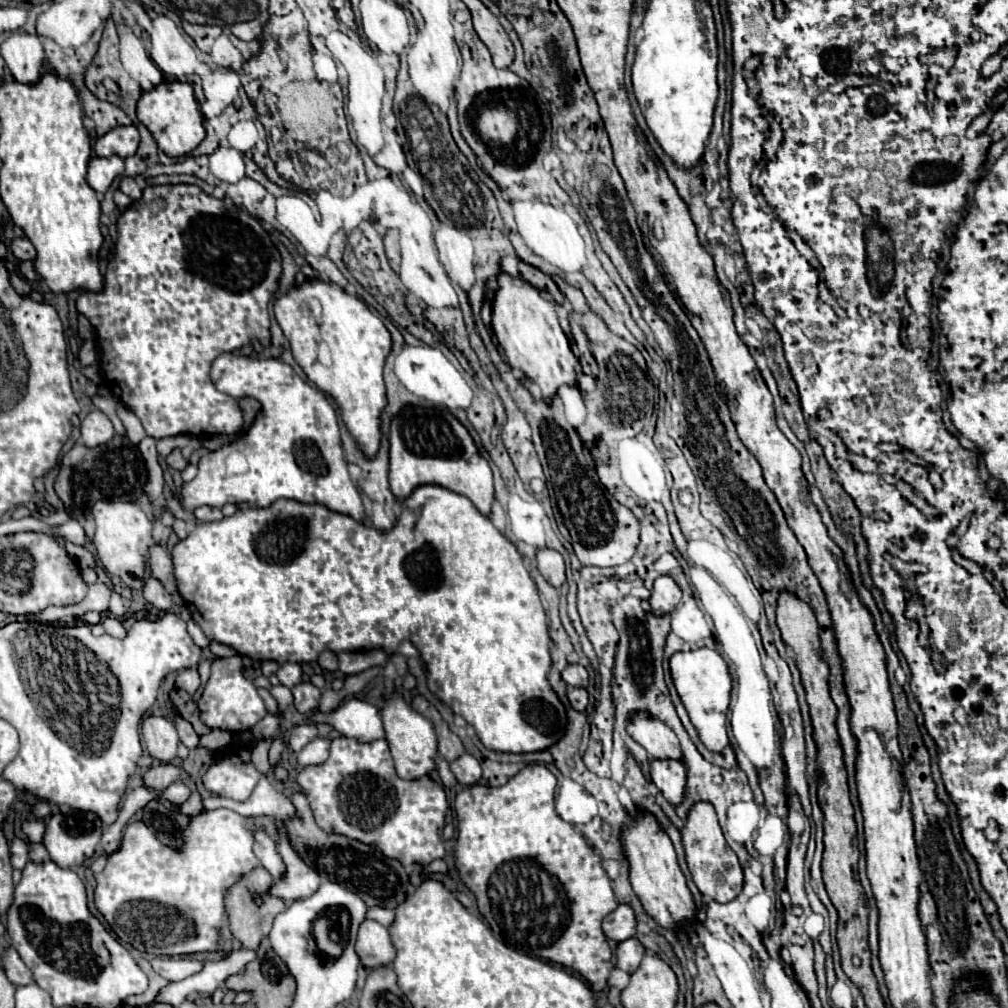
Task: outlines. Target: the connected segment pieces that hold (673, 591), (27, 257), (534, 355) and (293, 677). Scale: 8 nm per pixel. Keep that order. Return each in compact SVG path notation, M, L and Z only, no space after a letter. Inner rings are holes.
M661 575L655 579L655 585L649 597L649 605L655 615L671 613L673 607L679 603L679 599L681 599L681 589L671 577Z
M15 239L11 243L11 253L19 259L19 261L35 261L37 253L35 253L35 247L31 245L29 239Z
M501 273L497 281L499 289L493 301L491 327L497 335L499 345L505 349L507 363L513 369L519 369L527 377L531 377L541 387L545 399L551 399L557 393L557 387L563 383L577 385L575 381L577 357L573 355L569 341L559 325L555 303L543 299L541 291L521 277Z
M283 663L277 671L277 681L289 689L295 687L301 681L301 677L303 677L303 673L297 663Z

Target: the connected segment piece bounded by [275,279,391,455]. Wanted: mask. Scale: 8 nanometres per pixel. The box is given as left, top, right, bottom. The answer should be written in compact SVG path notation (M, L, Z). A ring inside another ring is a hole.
M307 279L301 285L291 287L283 297L275 301L275 317L285 337L289 339L295 361L305 371L307 379L317 383L321 391L327 391L335 399L349 433L357 439L365 455L375 455L381 439L377 419L381 415L381 407L385 407L383 365L387 353L391 351L391 335L385 325L369 311L369 307L359 297L349 295L339 285L325 283L321 279Z

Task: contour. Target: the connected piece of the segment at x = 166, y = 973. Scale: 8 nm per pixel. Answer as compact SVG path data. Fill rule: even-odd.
M155 957L151 959L151 965L157 975L167 979L169 983L183 981L189 975L195 975L203 969L205 961L197 959L173 959L173 957Z

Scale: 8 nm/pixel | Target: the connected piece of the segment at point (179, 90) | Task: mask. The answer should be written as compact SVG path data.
M161 83L153 87L151 91L143 91L141 99L137 101L137 117L145 127L149 127L153 139L157 139L157 145L165 155L187 155L193 151L205 137L203 129L203 115L199 111L197 99L193 95L193 87L189 83Z

